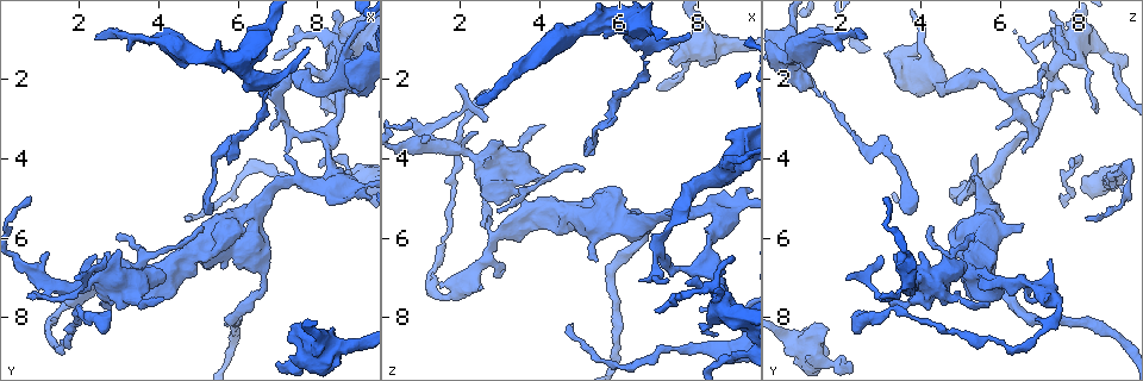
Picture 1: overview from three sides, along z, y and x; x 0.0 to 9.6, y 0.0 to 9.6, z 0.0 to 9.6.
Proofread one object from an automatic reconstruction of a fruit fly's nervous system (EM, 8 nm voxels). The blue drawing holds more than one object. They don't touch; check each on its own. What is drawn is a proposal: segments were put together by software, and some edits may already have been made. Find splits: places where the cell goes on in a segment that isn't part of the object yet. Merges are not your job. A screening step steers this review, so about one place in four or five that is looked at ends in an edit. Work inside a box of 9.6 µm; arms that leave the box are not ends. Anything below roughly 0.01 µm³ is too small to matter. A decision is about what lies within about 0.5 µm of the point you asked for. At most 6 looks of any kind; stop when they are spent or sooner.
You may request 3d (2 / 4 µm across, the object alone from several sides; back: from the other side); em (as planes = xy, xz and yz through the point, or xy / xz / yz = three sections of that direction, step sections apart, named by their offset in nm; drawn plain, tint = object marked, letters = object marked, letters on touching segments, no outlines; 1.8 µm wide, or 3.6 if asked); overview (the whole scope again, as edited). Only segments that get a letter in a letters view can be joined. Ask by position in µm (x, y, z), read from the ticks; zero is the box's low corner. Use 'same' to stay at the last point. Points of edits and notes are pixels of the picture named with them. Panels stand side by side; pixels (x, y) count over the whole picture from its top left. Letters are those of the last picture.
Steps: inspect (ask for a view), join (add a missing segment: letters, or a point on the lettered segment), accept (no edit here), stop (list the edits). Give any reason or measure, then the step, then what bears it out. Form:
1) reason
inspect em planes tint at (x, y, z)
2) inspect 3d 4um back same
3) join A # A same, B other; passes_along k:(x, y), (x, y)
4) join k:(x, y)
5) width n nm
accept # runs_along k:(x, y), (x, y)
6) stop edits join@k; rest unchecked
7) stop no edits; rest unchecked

branch stops here
inspect 3d 4um at (5.80, 3.45, 3.20)

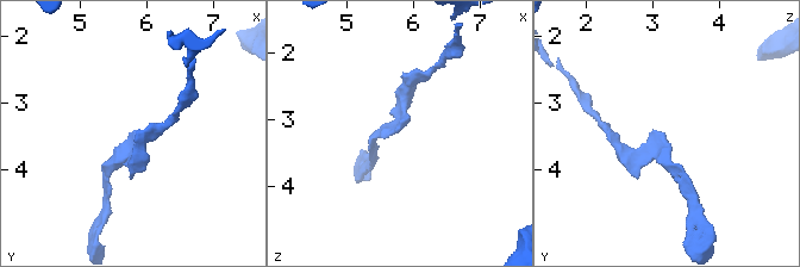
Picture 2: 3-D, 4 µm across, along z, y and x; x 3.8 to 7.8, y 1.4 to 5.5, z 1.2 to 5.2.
inspect em 3.6um xy step 4 tint at (5.80, 3.40, 3.15)

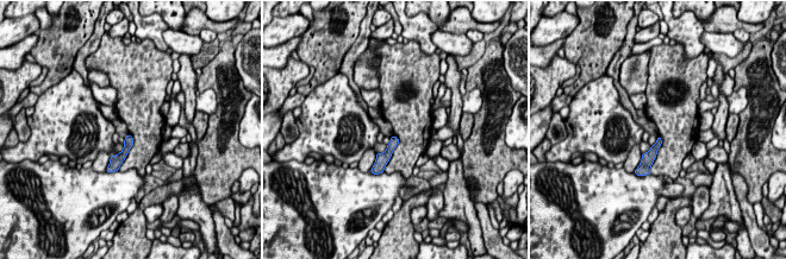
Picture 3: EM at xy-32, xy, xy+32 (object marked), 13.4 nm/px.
cut it another way
inspect em 3.6um planes letters same

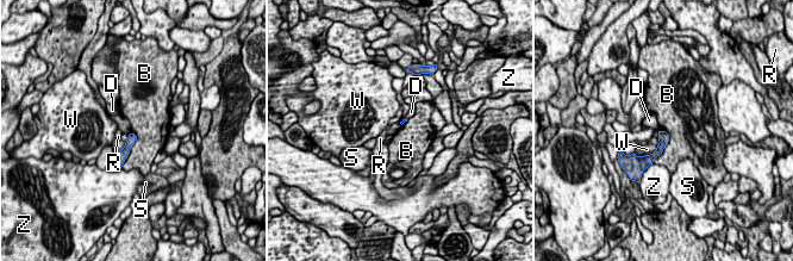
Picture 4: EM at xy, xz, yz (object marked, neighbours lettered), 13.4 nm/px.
longest_contact B 500 nm
accept # B other, D other, R other, S other, W other, Z other; none of them fits

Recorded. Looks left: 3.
free end
inspect em xz step 16 tint at (3.00, 6.00, 5.30)

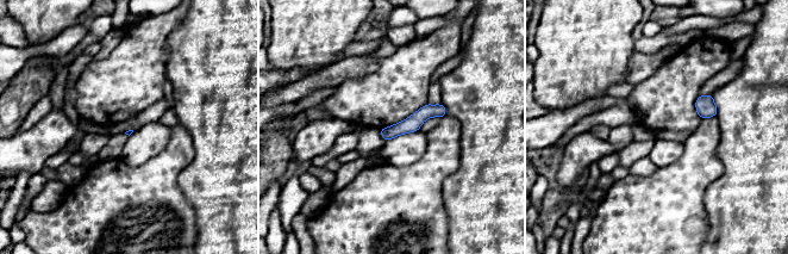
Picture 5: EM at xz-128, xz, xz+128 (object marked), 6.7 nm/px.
inspect em planes letters same

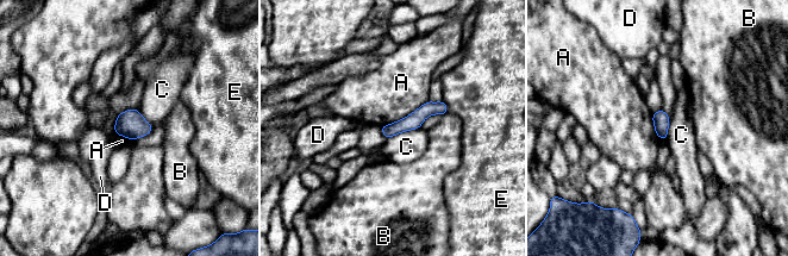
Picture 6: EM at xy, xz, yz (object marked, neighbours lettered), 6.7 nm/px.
width 110 nm
accept # A other, B other, C other, D other, E other; no lettered segment goes on from it

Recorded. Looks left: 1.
branch stops here
inspect em planes letters at (0.75, 7.50, 3.00)

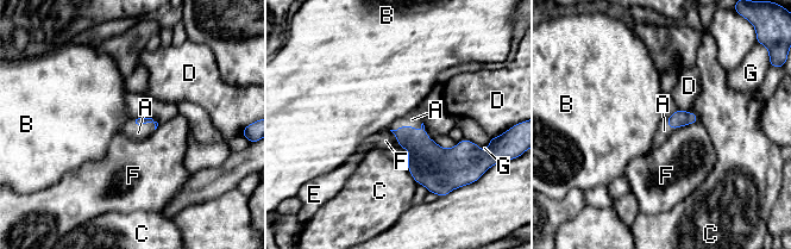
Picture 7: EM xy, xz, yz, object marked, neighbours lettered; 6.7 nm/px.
join A # A same, B other, C other, D other, E other, F other, G other; the cell continues

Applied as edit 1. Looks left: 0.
stop edits join@7; rest unchecked

